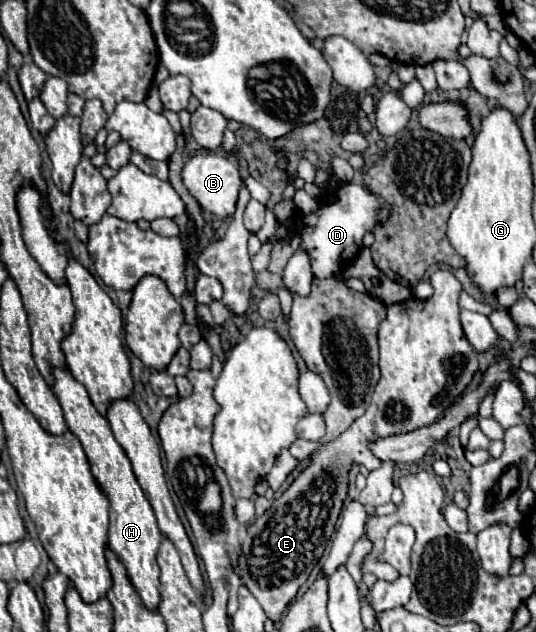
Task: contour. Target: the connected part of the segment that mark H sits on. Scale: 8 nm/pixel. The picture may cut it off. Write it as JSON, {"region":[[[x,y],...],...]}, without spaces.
{"region":[[[53,367],[51,375],[55,379],[53,393],[57,395],[57,399],[63,407],[67,427],[81,441],[83,451],[85,451],[89,465],[91,465],[91,473],[93,473],[95,481],[99,483],[99,487],[109,497],[109,503],[111,503],[111,509],[109,509],[109,549],[119,557],[119,561],[127,569],[129,581],[133,583],[143,605],[149,611],[157,611],[157,607],[161,603],[157,553],[159,553],[163,535],[157,527],[155,513],[153,513],[147,497],[143,495],[143,491],[133,475],[129,457],[125,455],[123,447],[115,441],[109,421],[91,403],[87,389],[65,367]]]}

